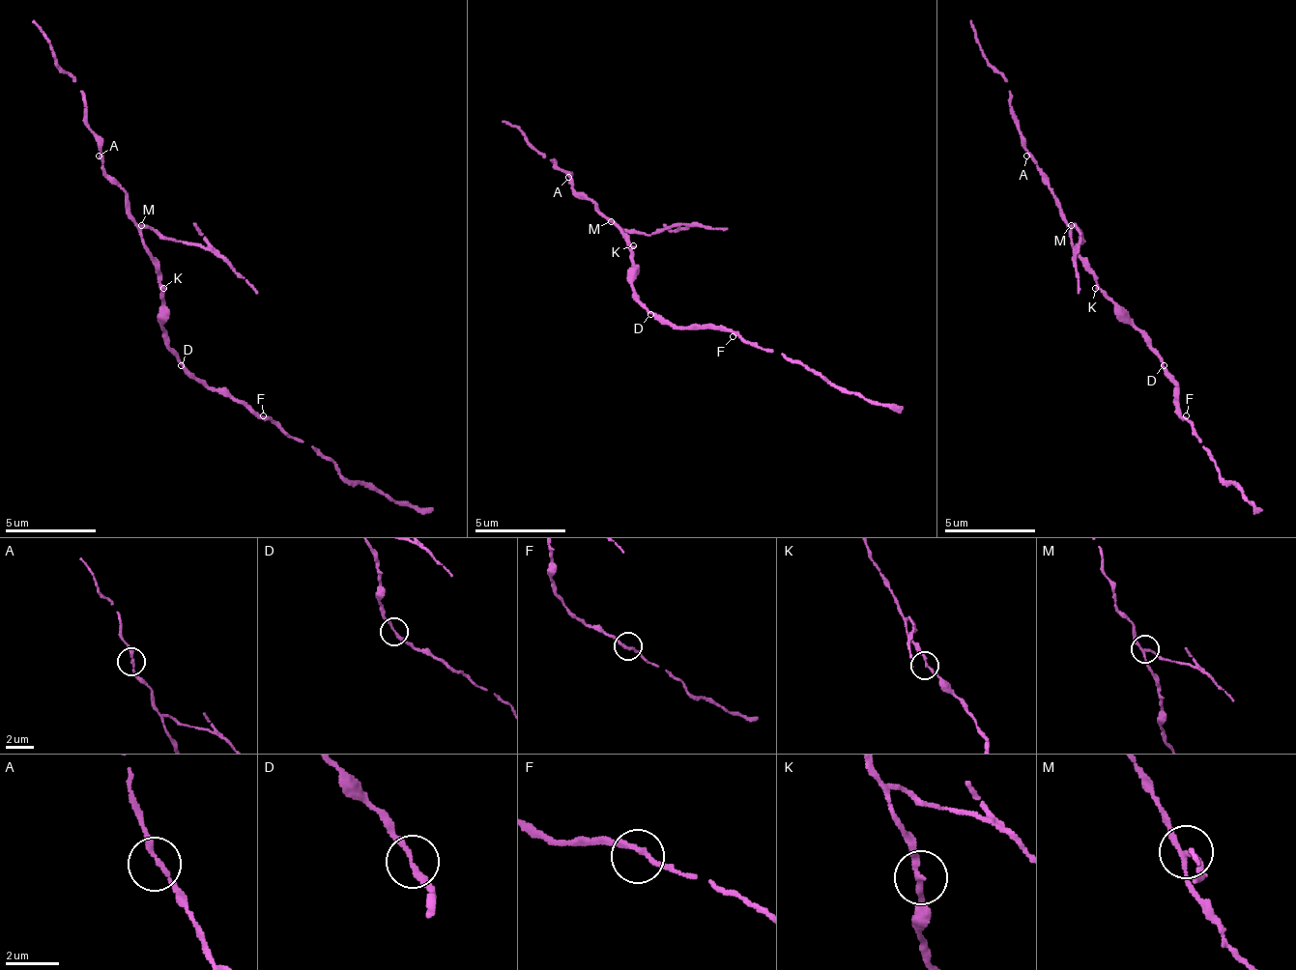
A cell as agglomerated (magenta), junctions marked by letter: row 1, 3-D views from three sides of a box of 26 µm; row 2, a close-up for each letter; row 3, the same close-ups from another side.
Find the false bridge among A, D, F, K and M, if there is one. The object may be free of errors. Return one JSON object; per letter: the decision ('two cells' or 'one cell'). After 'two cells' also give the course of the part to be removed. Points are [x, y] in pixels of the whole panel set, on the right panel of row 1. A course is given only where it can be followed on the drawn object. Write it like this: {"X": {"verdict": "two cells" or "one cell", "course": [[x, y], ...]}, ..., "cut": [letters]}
{"A": {"verdict": "one cell"}, "D": {"verdict": "one cell"}, "F": {"verdict": "one cell"}, "K": {"verdict": "one cell"}, "M": {"verdict": "two cells", "course": [[1072, 224], [1081, 238], [1077, 246], [1077, 292]]}, "cut": ["M"]}

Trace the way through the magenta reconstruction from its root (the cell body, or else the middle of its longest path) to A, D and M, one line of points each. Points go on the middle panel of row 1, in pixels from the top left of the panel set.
A: (633, 282), (633, 255), (628, 250), (628, 241), (596, 209), (596, 205), (591, 205), (573, 186), (568, 177)
D: (633, 282), (637, 300), (650, 314)
M: (633, 282), (633, 255), (628, 250), (628, 241), (610, 222)

